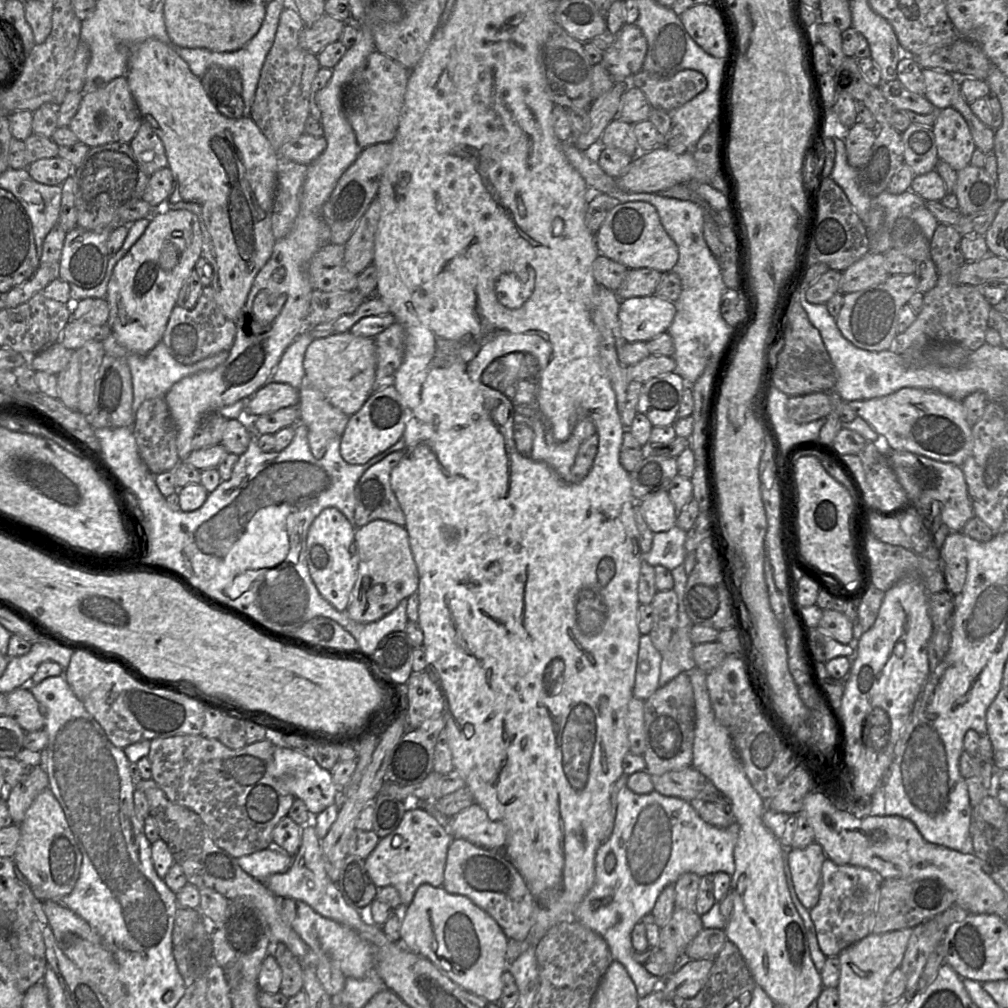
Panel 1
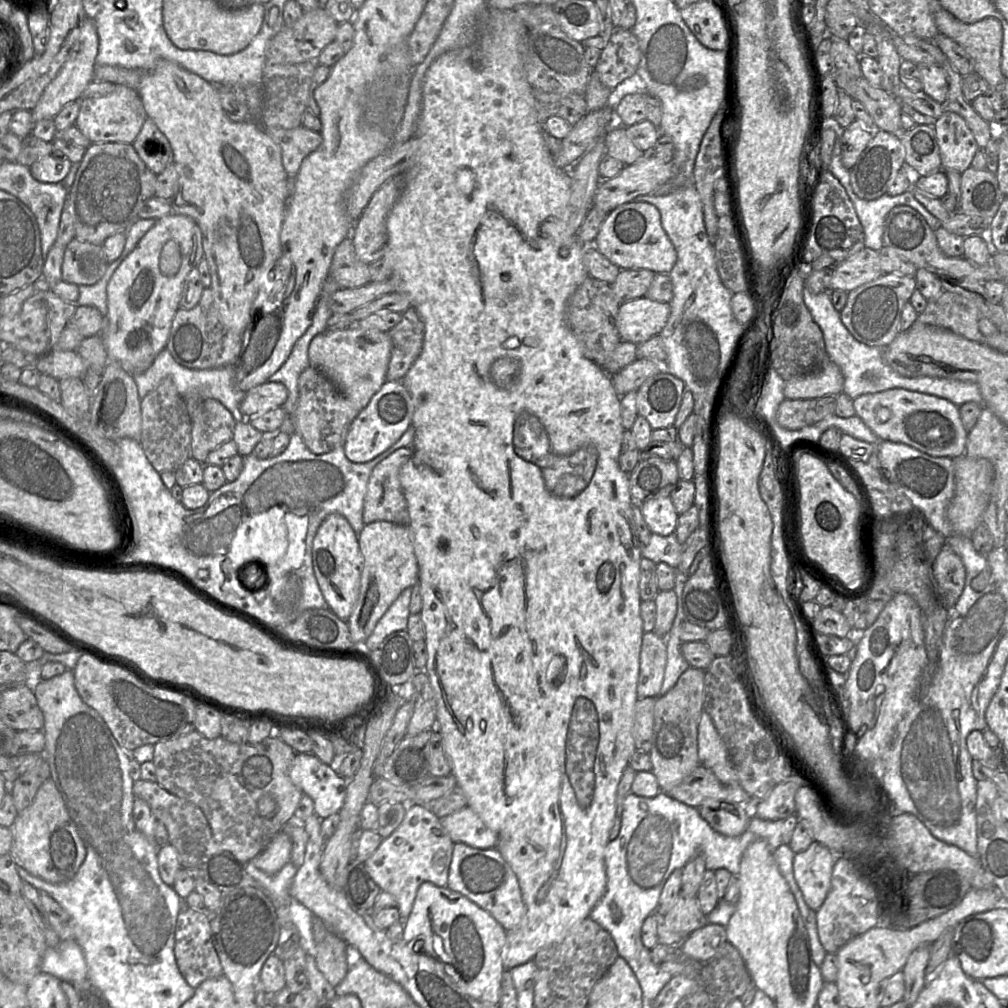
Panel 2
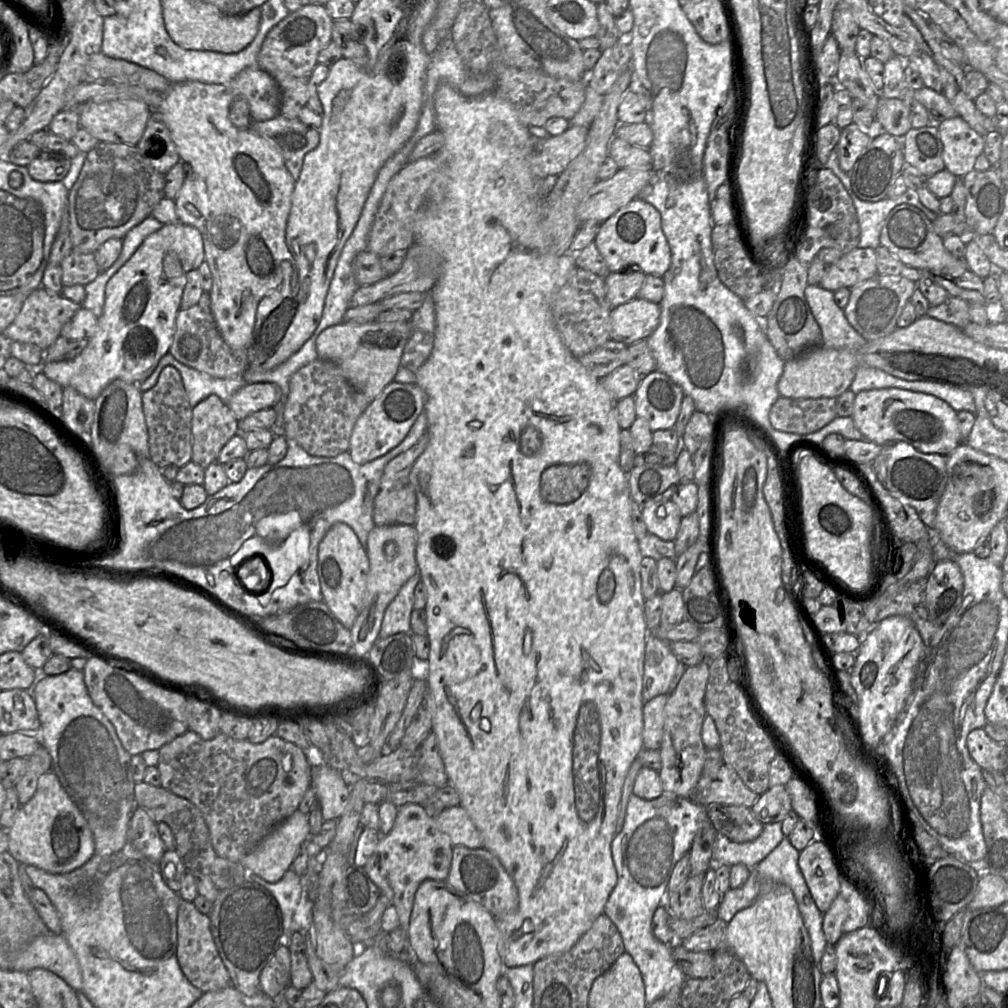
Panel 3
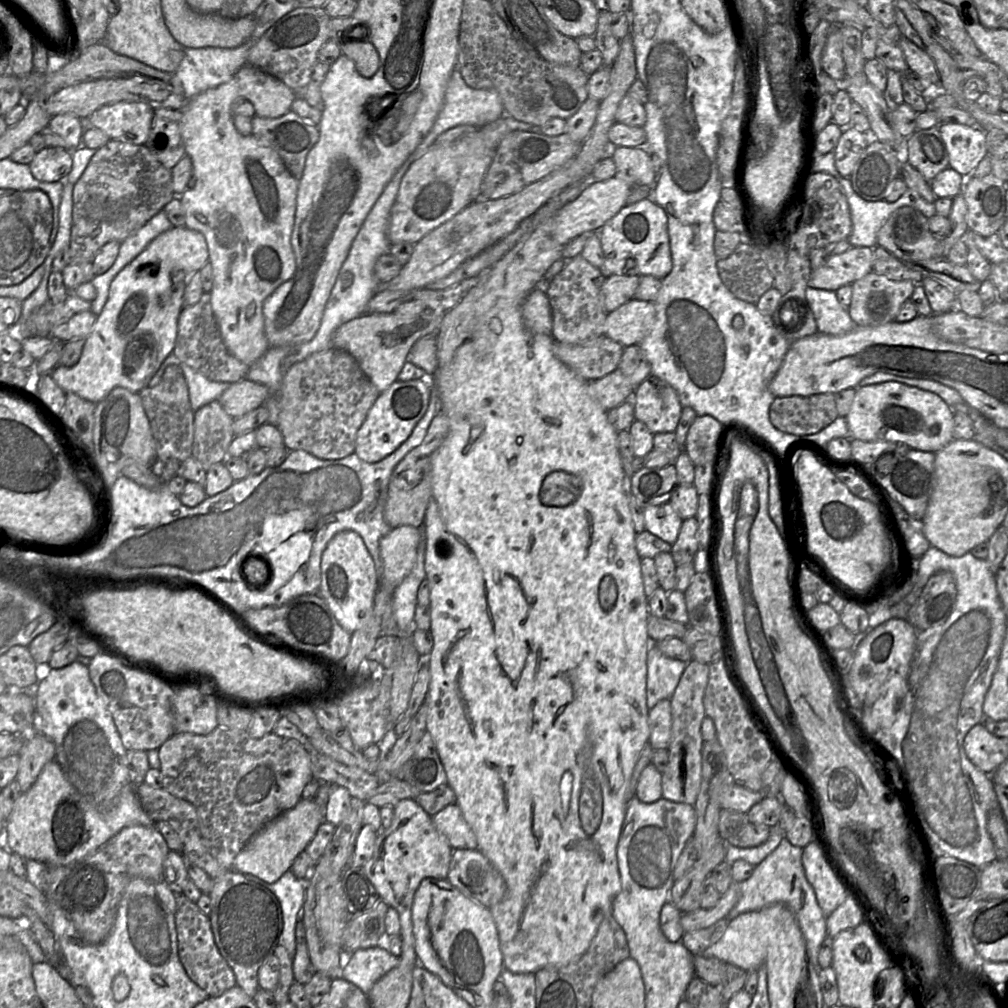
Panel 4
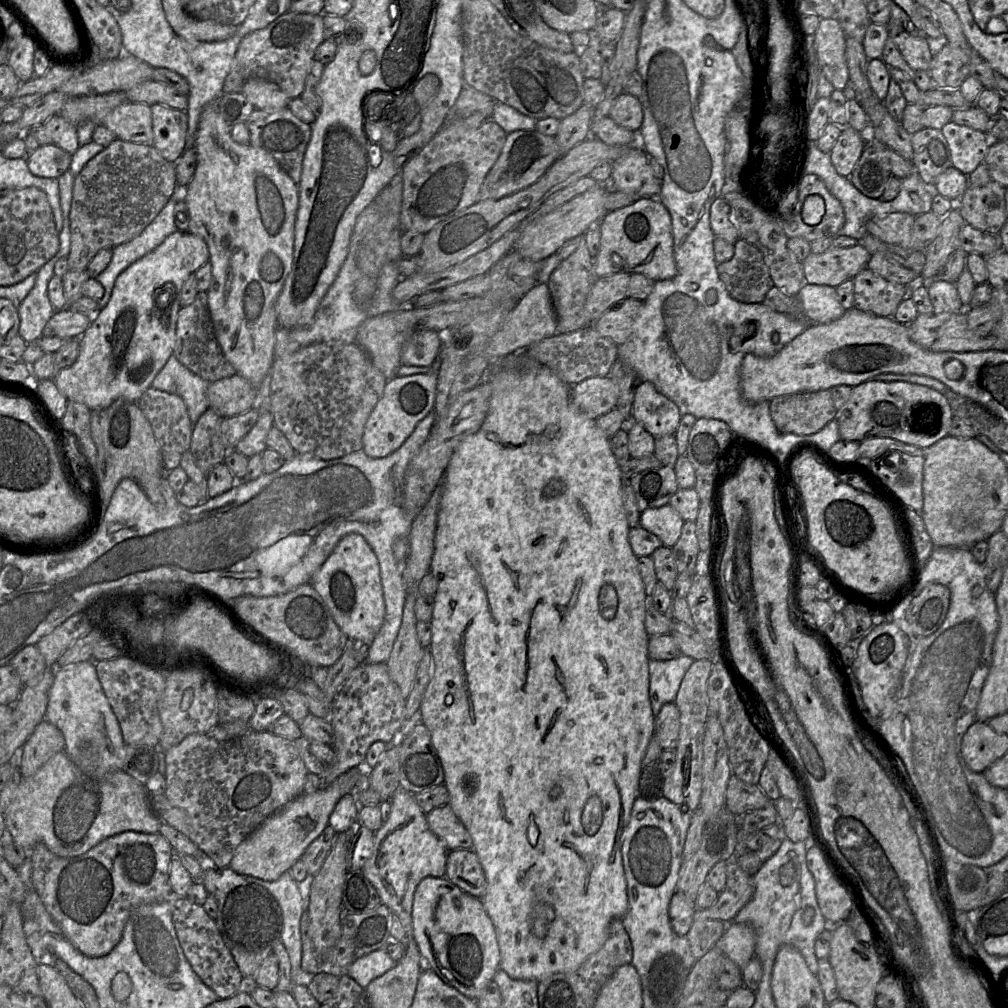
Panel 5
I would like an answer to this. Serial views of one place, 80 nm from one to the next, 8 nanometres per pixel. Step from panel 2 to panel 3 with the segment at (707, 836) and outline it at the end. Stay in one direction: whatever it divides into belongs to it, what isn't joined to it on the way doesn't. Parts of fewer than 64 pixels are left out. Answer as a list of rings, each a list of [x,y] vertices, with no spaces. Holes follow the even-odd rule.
[[[663,791],[653,800],[644,800],[633,794],[627,804],[623,827],[611,843],[617,883],[607,900],[603,914],[616,925],[623,940],[625,953],[631,955],[641,972],[647,1006],[673,990],[681,992],[688,979],[675,962],[671,945],[662,943],[653,935],[652,919],[655,910],[664,903],[674,866],[689,852],[700,823],[707,818],[705,808],[689,798],[679,797],[671,792]],[[781,822],[763,824],[761,834],[749,842],[735,843],[717,834],[712,850],[712,866],[744,864],[752,869],[765,859],[783,838]]]

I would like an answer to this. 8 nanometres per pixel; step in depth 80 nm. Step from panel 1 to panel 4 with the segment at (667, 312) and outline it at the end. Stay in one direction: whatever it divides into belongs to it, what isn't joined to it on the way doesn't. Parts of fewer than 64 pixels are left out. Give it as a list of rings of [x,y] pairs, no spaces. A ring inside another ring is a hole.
[[[631,299],[607,315],[604,335],[623,347],[639,344],[652,330],[655,318],[652,302]]]

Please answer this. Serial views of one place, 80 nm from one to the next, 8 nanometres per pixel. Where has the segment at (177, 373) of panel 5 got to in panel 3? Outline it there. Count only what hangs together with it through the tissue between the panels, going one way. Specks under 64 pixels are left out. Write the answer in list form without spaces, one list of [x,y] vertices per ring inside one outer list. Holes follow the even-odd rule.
[[[168,352],[160,359],[152,374],[138,385],[141,392],[154,387],[162,370],[167,366],[173,366],[179,371],[191,407],[210,395],[217,395],[223,402],[228,403],[231,396],[246,384],[243,375],[216,378],[184,365]]]

